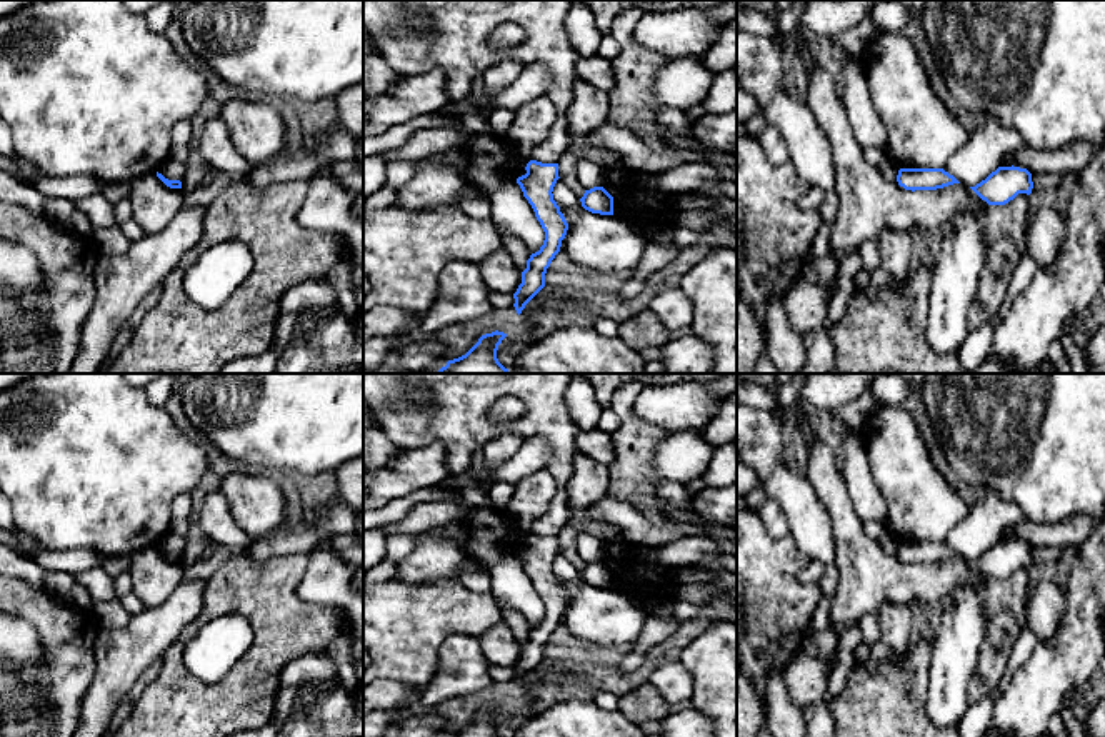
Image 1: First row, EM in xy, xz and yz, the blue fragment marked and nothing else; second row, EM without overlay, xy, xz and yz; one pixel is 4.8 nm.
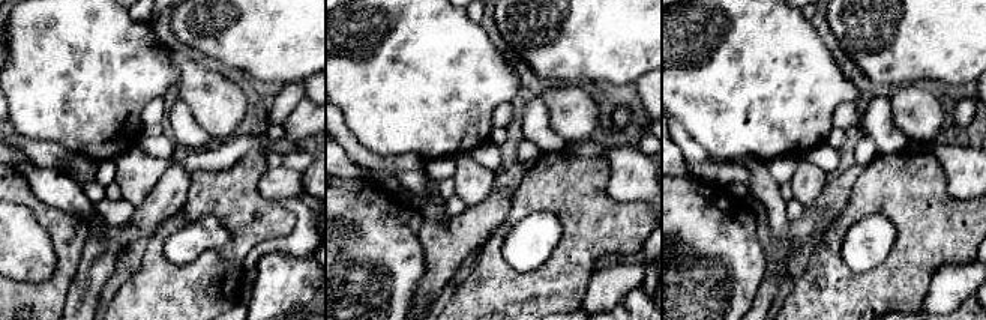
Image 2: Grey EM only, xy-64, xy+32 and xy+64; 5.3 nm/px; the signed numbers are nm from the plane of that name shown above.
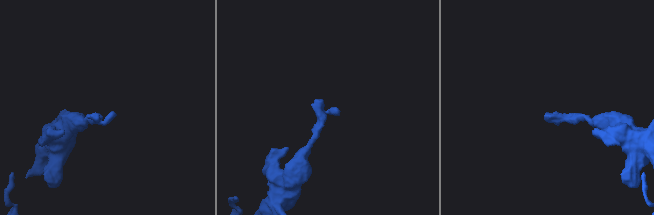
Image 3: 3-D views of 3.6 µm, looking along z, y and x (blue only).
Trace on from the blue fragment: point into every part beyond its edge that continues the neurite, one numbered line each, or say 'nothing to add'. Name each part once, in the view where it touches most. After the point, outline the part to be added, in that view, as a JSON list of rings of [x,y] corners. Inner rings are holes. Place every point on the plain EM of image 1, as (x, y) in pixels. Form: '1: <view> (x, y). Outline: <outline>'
nothing to add

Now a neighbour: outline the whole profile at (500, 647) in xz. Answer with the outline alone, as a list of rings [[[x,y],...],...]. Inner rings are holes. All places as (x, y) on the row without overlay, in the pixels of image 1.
[[[503,620],[493,624],[477,639],[490,665],[515,667],[522,657],[522,645]]]

